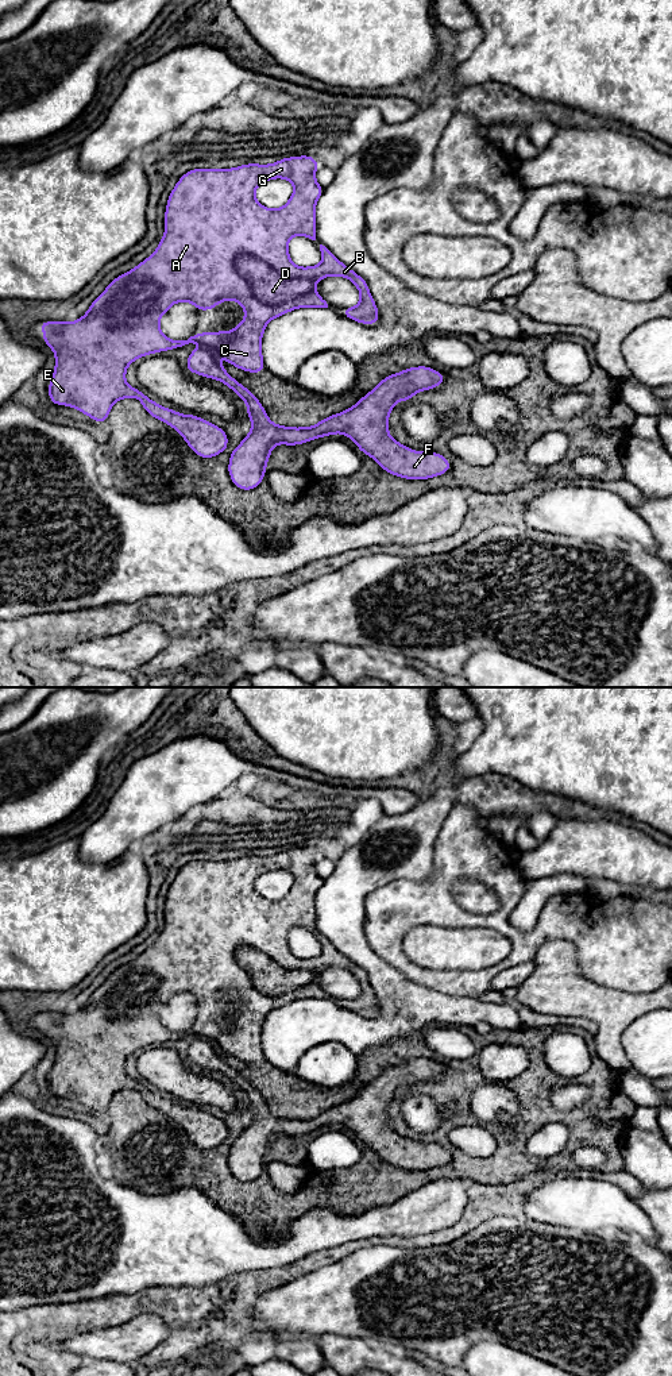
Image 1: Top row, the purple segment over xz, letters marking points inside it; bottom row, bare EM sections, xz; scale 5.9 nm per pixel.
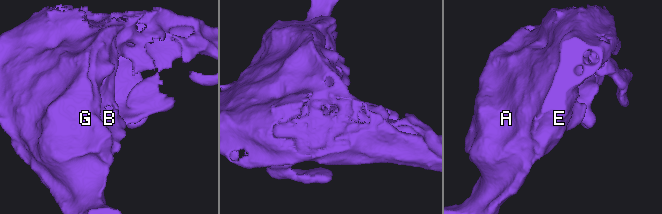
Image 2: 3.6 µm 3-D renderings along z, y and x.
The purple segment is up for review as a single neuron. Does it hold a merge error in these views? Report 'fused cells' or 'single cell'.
fused cells

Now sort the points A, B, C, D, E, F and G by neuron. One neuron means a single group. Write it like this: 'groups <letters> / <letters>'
groups A B C E F G / D

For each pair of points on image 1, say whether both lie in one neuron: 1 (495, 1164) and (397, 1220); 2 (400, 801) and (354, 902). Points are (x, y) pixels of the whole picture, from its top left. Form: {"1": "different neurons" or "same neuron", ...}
{"1": "different neurons", "2": "different neurons"}

